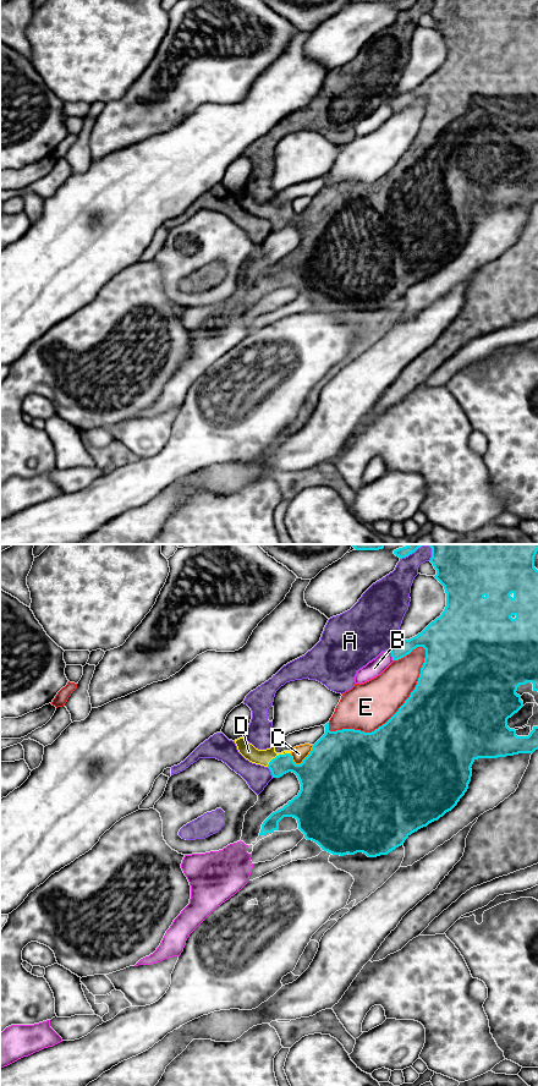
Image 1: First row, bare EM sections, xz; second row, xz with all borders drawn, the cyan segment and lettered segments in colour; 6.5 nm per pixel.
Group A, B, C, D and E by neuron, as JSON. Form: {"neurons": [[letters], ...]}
{"neurons": [["A"], ["B"], ["C"], ["D"], ["E"]]}

